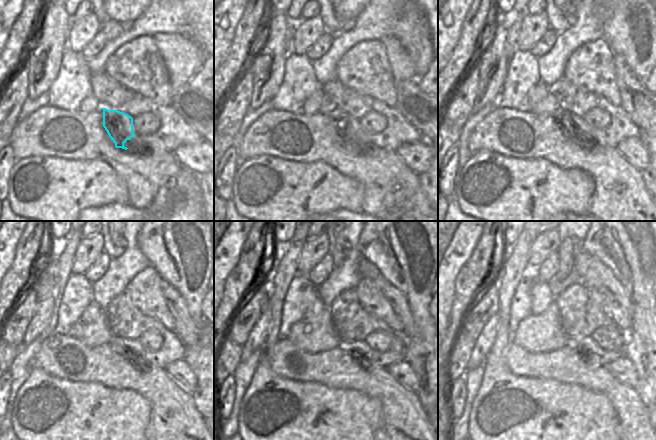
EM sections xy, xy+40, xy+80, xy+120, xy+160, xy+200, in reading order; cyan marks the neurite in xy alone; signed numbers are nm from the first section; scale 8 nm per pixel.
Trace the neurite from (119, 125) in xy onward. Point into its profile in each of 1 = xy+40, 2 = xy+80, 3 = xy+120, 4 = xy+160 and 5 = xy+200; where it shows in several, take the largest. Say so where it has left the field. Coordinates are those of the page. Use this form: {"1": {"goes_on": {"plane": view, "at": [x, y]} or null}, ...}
{"1": {"goes_on": {"plane": "xy+40", "at": [351, 123]}}, "2": {"goes_on": {"plane": "xy+80", "at": [577, 121]}}, "3": {"goes_on": {"plane": "xy+120", "at": [129, 345]}}, "4": {"goes_on": {"plane": "xy+160", "at": [353, 345]}}, "5": {"goes_on": {"plane": "xy+200", "at": [585, 347]}}}

